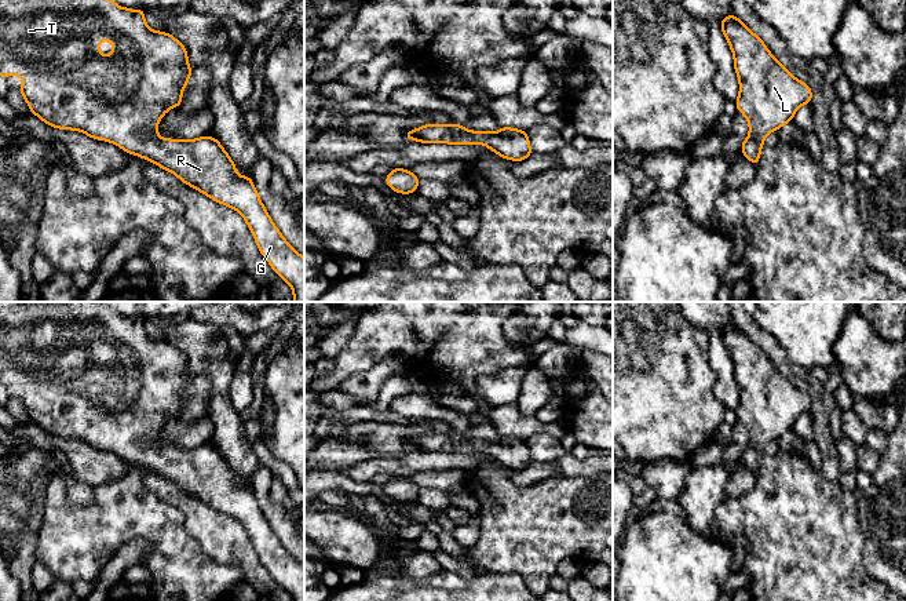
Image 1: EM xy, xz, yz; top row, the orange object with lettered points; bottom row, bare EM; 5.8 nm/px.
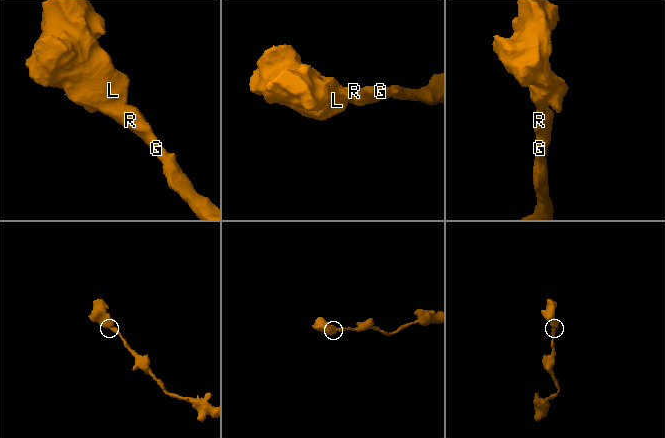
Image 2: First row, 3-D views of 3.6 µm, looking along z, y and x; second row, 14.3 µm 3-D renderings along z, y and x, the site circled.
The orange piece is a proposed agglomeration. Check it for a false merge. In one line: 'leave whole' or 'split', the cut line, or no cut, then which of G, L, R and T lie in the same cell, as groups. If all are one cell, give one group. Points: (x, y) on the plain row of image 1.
leave whole | no cut | G L R T

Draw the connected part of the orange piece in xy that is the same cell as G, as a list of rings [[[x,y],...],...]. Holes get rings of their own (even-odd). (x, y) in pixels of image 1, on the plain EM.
[[[0,302],[0,385],[7,387],[10,383],[21,385],[23,387],[19,401],[28,411],[29,419],[36,423],[41,430],[59,438],[81,440],[87,445],[106,449],[117,454],[120,458],[129,463],[136,463],[140,467],[149,469],[157,473],[160,477],[172,481],[183,492],[204,502],[209,507],[220,511],[226,516],[235,518],[245,528],[256,553],[259,561],[270,572],[271,578],[286,590],[292,601],[304,601],[304,567],[284,547],[275,532],[271,529],[267,518],[264,517],[257,499],[251,485],[238,484],[235,481],[235,471],[223,458],[216,447],[202,444],[197,448],[180,449],[180,448],[162,448],[157,440],[157,434],[162,425],[172,416],[180,416],[182,403],[187,394],[187,389],[191,386],[193,379],[189,375],[187,357],[167,340],[151,339],[145,329],[145,318],[129,318],[117,314],[110,306],[103,302]],[[109,349],[114,357],[109,365],[103,365],[98,352]]]

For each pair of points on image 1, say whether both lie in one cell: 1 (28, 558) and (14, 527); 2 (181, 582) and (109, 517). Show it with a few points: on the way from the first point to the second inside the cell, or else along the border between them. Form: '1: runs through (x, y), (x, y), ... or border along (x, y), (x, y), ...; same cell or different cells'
1: runs through (24, 550), (24, 542), (18, 535); same cell
2: runs through (176, 558), (137, 517), (132, 517); same cell

